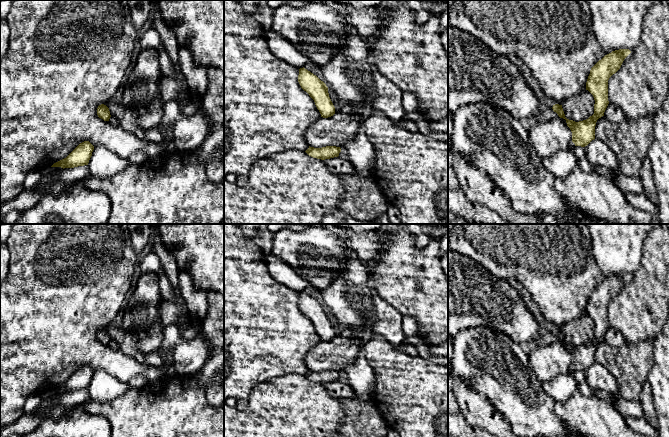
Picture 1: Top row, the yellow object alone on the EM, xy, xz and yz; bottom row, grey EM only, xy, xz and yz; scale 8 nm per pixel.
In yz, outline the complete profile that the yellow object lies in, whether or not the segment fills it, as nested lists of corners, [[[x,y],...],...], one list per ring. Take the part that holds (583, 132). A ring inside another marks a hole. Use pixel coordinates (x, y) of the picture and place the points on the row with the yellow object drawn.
[[[629,49],[612,51],[599,60],[590,70],[586,82],[586,90],[594,97],[594,114],[588,119],[575,122],[565,117],[562,105],[555,104],[552,109],[560,118],[566,120],[567,126],[572,132],[572,142],[575,146],[585,147],[595,139],[595,126],[599,118],[609,104],[608,80],[621,67],[624,59],[631,53]]]

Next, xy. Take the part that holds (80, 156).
[[[89,141],[80,143],[66,158],[54,163],[51,167],[74,168],[88,165],[94,146]]]

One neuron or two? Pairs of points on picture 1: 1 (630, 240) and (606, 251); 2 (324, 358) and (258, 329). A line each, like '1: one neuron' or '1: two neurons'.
1: one neuron
2: two neurons

